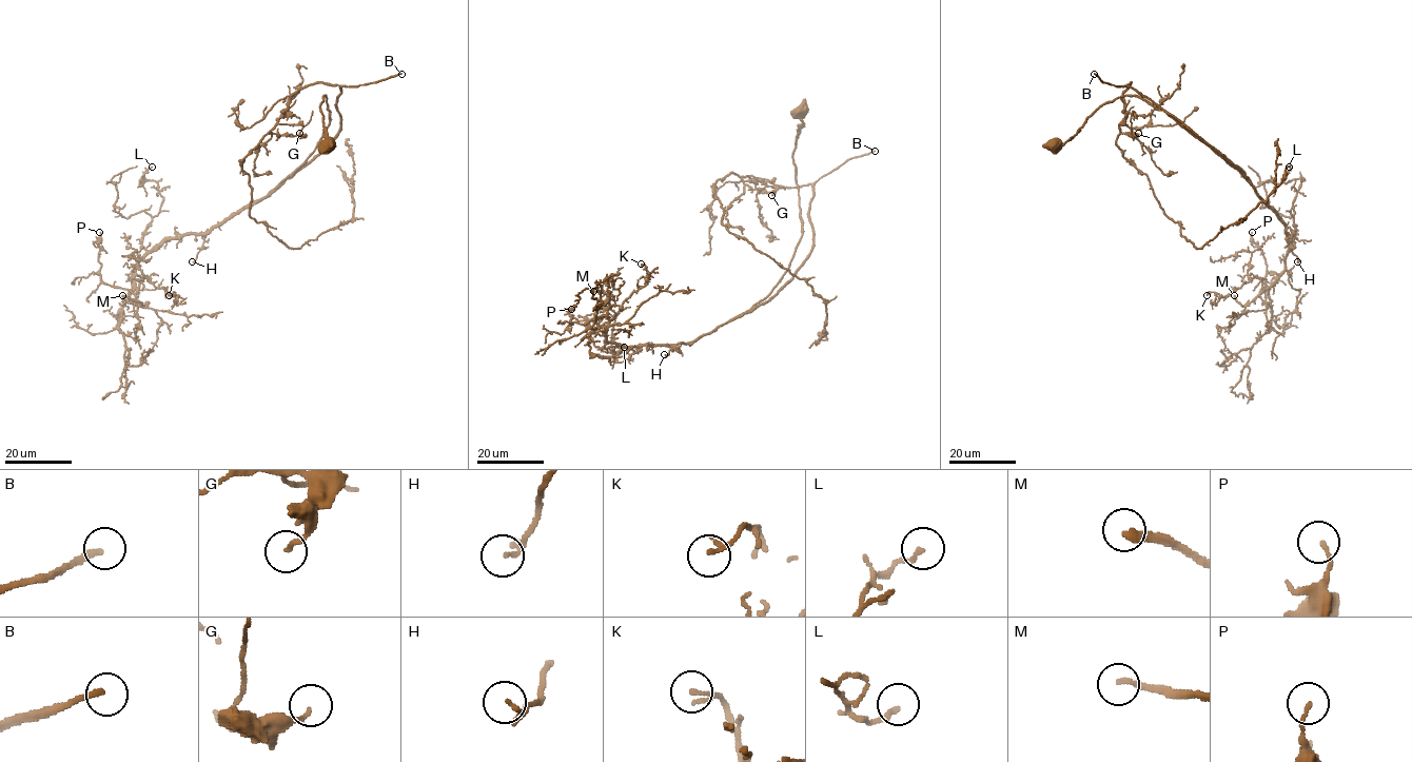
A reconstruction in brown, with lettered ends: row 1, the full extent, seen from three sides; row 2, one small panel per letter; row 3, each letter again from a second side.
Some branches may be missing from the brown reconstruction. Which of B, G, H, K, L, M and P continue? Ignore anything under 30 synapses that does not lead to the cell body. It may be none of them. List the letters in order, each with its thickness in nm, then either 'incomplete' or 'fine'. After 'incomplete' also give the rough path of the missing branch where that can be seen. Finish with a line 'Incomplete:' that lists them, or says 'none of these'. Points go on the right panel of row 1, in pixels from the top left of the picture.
B: calibre 200 nm; fine
G: calibre 160 nm; fine
H: calibre 170 nm; fine
K: calibre 110 nm; fine
L: calibre 170 nm; fine
M: calibre 240 nm; incomplete; course (1234, 295), (1219, 242), (1236, 238), (1241, 230), (1242, 220), (1237, 216), (1241, 207)
P: calibre 140 nm; fine
Incomplete: M

